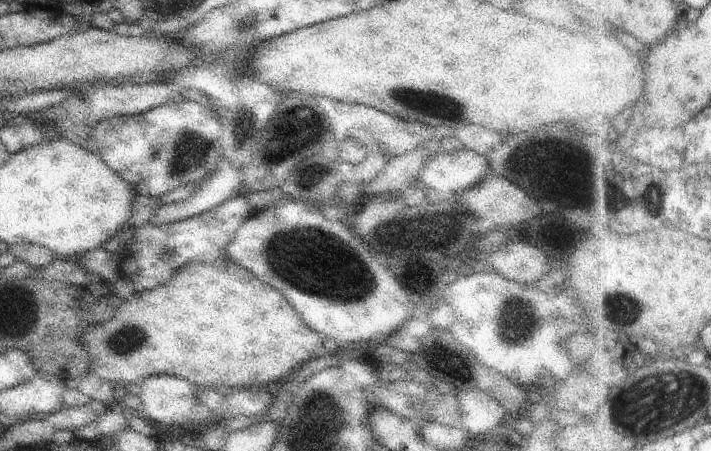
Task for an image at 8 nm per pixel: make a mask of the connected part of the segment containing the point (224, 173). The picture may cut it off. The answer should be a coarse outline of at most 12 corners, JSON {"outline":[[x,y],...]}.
{"outline":[[226,157],[187,199],[151,216],[174,224],[240,196],[241,170]]}

